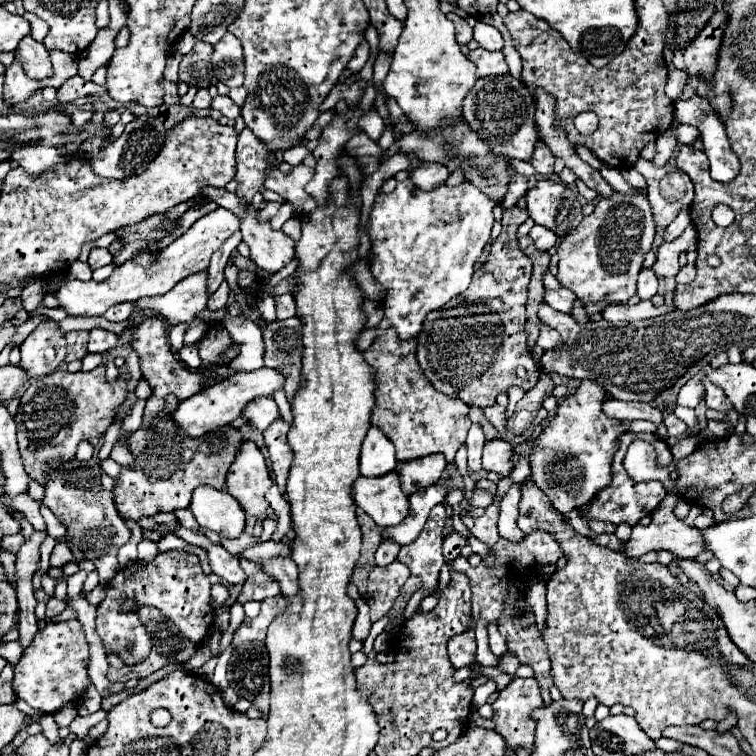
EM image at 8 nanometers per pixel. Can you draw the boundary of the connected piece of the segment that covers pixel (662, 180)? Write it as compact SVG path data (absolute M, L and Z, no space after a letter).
M645 159L635 163L635 169L647 179L647 199L651 203L657 227L667 227L681 209L689 209L693 201L693 183L687 173L675 165L655 167Z

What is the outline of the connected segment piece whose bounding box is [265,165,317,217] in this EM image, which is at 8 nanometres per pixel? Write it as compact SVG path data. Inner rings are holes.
M305 165L293 167L289 175L277 173L277 169L269 169L265 179L265 189L279 193L285 201L289 201L295 207L295 213L299 217L305 217L317 207L315 201L305 193L305 185L311 181L311 175L313 175L311 169Z

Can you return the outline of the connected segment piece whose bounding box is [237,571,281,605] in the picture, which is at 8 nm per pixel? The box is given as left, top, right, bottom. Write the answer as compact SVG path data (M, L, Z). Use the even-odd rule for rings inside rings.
M255 573L251 577L247 577L241 593L237 595L237 603L247 603L247 601L263 601L265 597L275 597L279 595L279 585L277 581L273 581L273 577L269 577L267 573Z

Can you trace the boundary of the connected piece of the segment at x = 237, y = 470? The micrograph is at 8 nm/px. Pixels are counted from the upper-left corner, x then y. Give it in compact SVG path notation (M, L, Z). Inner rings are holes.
M243 441L237 449L235 461L227 473L225 489L245 509L247 515L265 519L269 515L269 503L265 491L273 485L265 465L265 457L253 441Z

